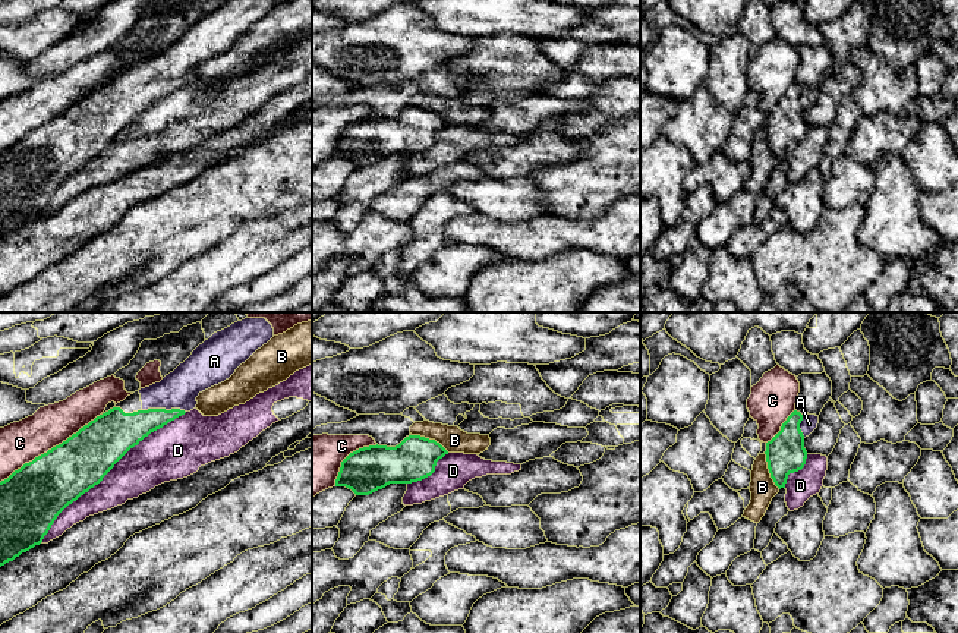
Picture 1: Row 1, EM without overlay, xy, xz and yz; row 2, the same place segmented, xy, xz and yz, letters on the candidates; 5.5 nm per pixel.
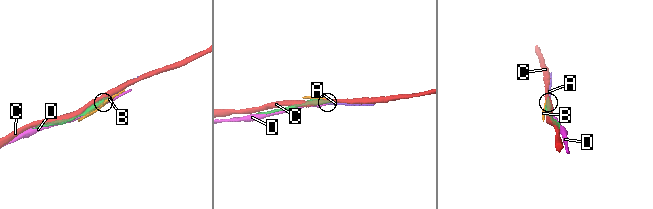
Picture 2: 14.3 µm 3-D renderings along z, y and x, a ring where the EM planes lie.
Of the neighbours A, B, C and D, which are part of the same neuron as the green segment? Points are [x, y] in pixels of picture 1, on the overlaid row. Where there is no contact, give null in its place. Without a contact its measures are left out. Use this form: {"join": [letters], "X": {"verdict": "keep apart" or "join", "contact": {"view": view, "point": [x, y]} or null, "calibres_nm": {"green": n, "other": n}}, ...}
{"join": ["A"], "A": {"verdict": "join", "contact": {"view": "xy", "point": [164, 409]}, "calibres_nm": {"green": 200, "other": 200}}, "B": {"verdict": "keep apart", "contact": {"view": "xz", "point": [431, 440]}, "calibres_nm": {"green": 240, "other": 140}}, "C": {"verdict": "keep apart", "contact": {"view": "xy", "point": [53, 447]}, "calibres_nm": {"green": 320, "other": 220}}, "D": {"verdict": "keep apart", "contact": {"view": "xy", "point": [109, 471]}, "calibres_nm": {"green": 300, "other": 260}}}

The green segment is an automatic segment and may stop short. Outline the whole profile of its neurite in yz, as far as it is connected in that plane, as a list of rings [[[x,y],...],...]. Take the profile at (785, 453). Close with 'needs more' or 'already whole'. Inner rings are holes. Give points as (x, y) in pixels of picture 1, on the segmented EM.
[[[794,410],[782,423],[781,431],[766,443],[768,469],[779,489],[785,488],[790,473],[804,467],[807,459],[804,438],[817,428],[817,423],[819,416]]] | needs more

